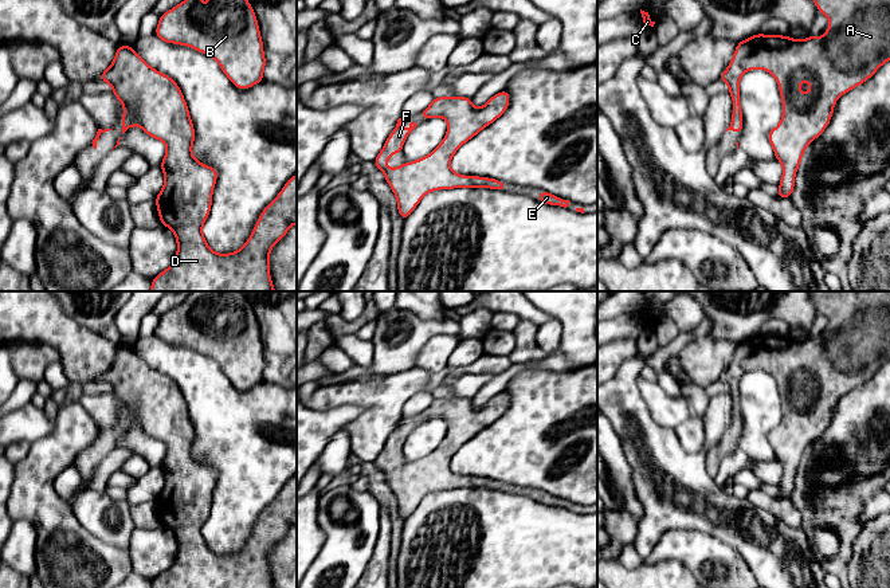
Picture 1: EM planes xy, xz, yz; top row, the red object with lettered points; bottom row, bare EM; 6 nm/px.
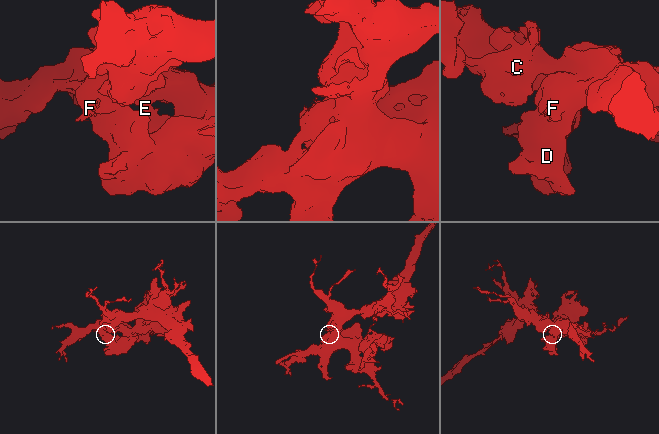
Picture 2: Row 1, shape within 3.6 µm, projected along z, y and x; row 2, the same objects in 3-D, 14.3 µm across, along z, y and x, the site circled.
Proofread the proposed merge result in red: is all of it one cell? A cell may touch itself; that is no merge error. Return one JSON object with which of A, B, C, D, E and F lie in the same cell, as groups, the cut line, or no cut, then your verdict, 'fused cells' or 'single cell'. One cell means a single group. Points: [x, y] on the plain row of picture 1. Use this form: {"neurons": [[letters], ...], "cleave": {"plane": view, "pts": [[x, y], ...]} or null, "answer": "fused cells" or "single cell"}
{"neurons": [["A", "B", "C", "D", "E", "F"]], "cleave": null, "answer": "single cell"}

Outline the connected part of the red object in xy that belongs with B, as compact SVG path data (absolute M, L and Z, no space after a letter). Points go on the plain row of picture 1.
M195 291L179 306L160 315L156 337L213 358L232 385L240 391L263 383L266 358L252 306L240 291L211 291L209 302L201 305L199 298L205 294L207 291Z

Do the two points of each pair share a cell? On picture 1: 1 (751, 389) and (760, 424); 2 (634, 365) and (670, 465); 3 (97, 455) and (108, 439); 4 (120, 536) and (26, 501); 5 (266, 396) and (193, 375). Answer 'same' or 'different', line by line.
1: same
2: same
3: same
4: different
5: same

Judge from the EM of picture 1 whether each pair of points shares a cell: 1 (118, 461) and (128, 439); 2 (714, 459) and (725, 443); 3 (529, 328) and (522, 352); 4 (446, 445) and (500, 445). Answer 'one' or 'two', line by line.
1: two
2: one
3: one
4: two

